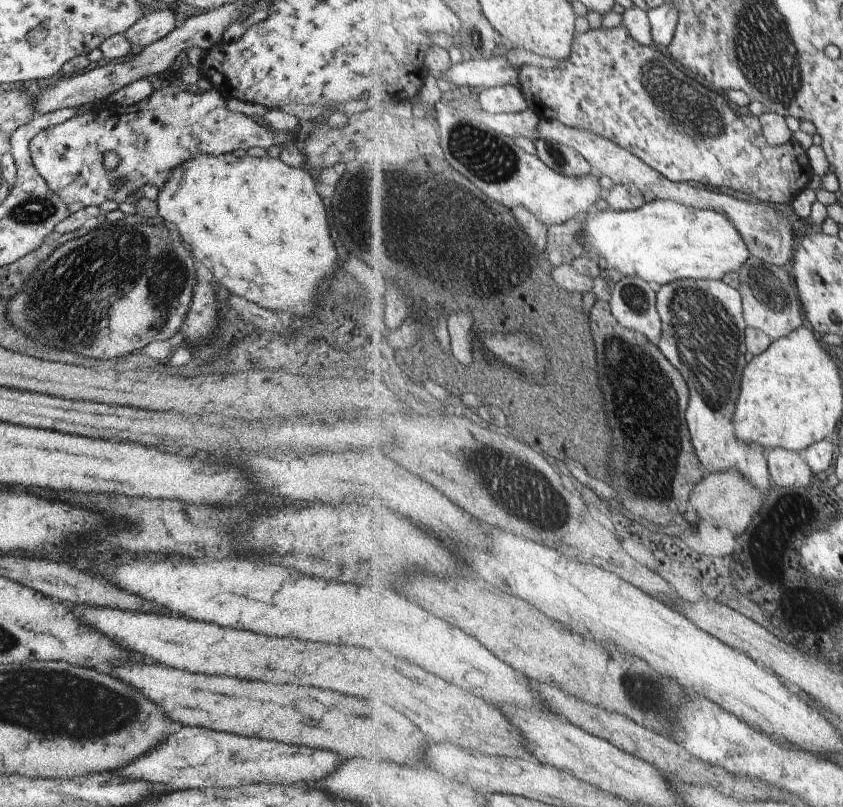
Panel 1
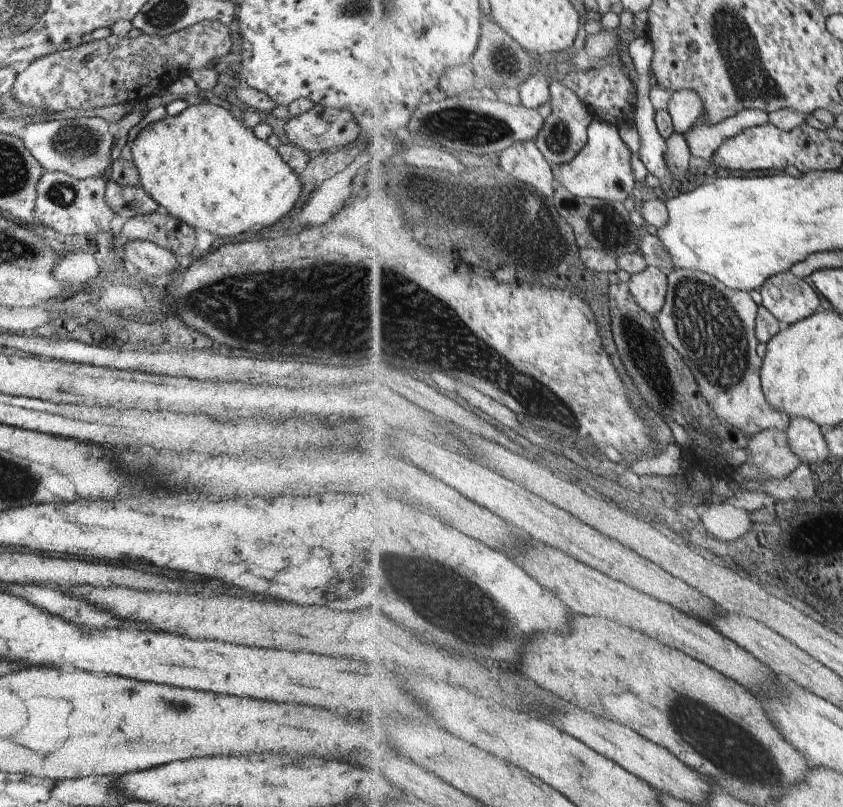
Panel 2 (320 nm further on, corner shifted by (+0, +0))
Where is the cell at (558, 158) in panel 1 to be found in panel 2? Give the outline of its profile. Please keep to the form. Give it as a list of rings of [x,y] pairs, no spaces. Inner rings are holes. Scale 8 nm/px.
[[[555,79],[550,84],[552,99],[550,100],[551,112],[545,119],[545,124],[540,128],[535,143],[543,156],[553,166],[562,166],[571,162],[588,143],[588,128],[594,121],[594,114],[589,107],[579,98],[579,95],[569,85]]]

